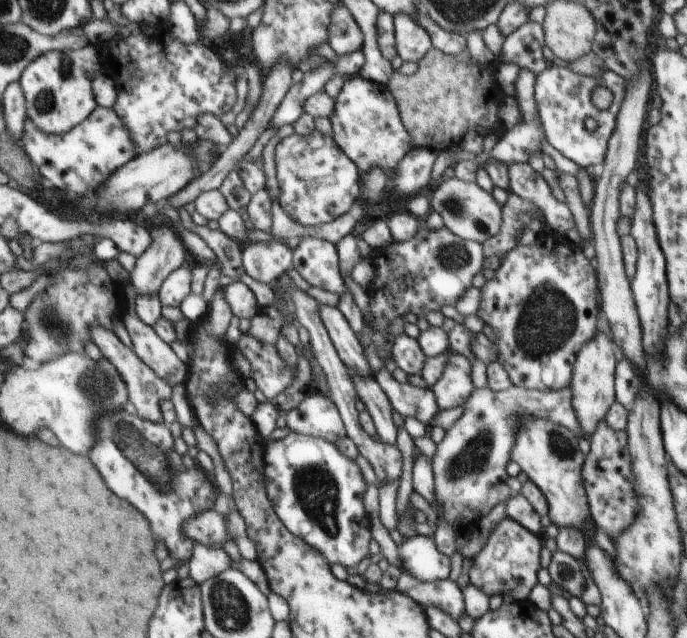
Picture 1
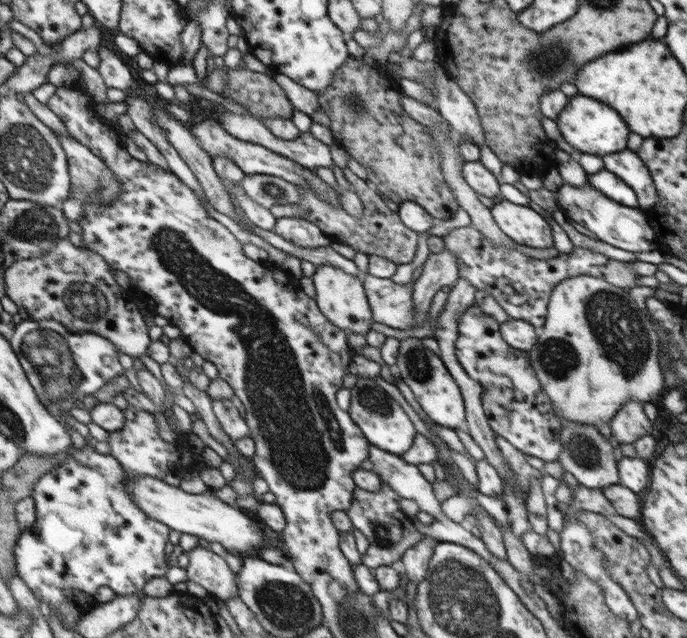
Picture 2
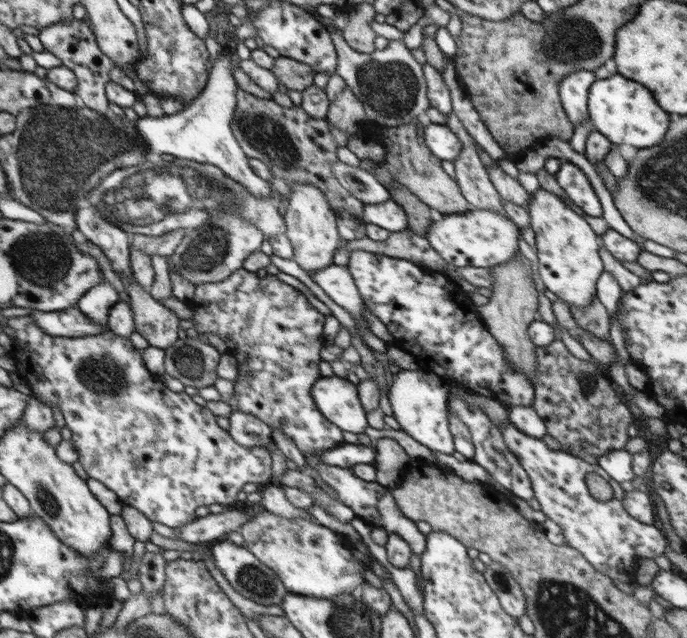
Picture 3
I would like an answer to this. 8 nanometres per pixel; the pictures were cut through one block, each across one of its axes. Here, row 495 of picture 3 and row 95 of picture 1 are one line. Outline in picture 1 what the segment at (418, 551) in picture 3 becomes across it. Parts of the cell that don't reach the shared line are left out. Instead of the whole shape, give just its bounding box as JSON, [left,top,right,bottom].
[330,74,411,176]

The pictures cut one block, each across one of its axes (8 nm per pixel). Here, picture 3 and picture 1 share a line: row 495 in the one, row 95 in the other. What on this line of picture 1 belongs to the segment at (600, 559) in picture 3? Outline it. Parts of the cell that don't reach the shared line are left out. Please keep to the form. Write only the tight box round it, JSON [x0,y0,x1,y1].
[534,65,625,172]

